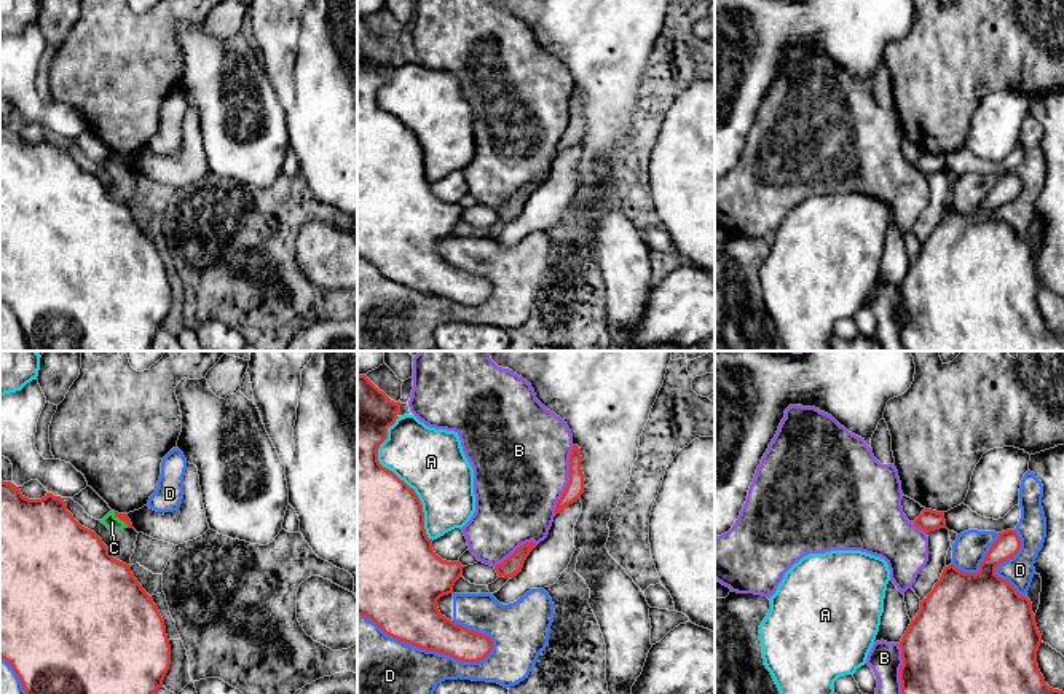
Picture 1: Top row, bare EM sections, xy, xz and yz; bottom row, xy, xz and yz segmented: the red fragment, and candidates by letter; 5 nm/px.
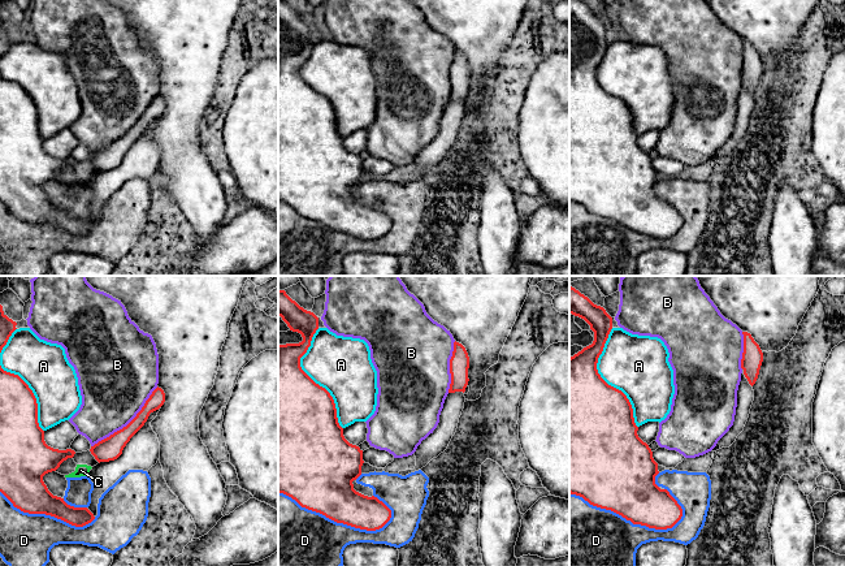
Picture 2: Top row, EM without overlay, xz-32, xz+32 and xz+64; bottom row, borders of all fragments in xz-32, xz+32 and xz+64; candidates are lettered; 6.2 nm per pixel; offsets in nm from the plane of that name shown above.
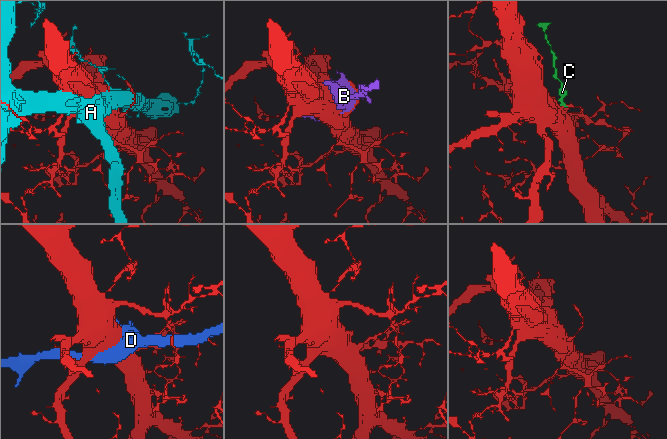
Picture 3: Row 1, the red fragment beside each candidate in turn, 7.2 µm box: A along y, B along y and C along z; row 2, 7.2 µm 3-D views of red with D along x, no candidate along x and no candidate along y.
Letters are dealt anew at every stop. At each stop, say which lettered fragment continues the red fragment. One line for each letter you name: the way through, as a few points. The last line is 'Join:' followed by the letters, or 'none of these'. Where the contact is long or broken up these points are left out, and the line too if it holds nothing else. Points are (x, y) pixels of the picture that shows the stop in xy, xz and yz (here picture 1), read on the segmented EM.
Join: none of these

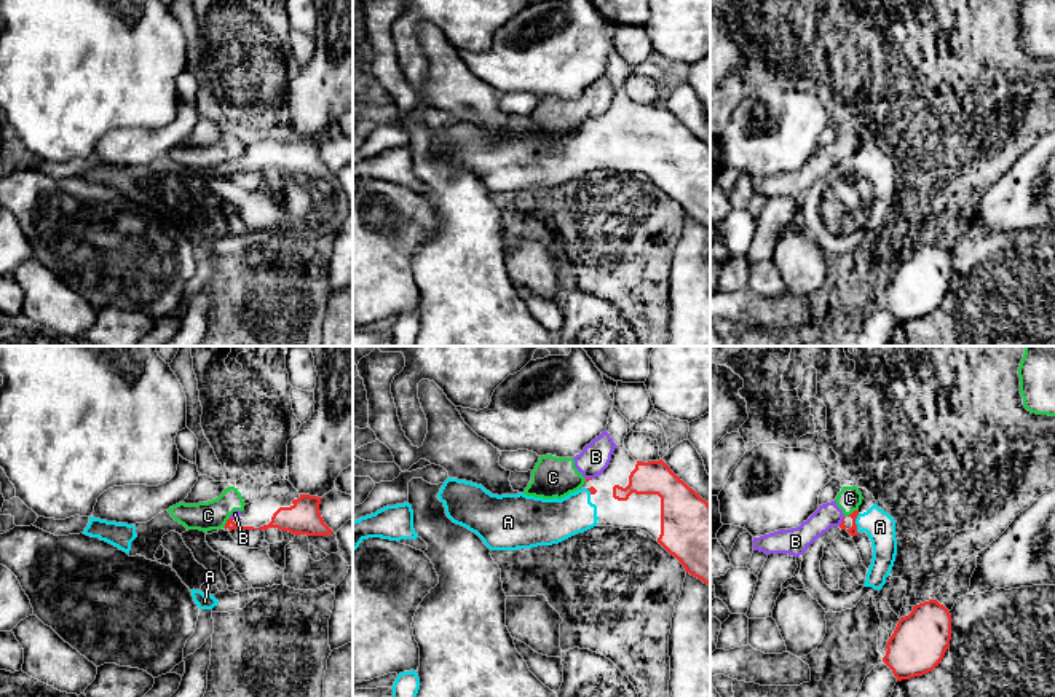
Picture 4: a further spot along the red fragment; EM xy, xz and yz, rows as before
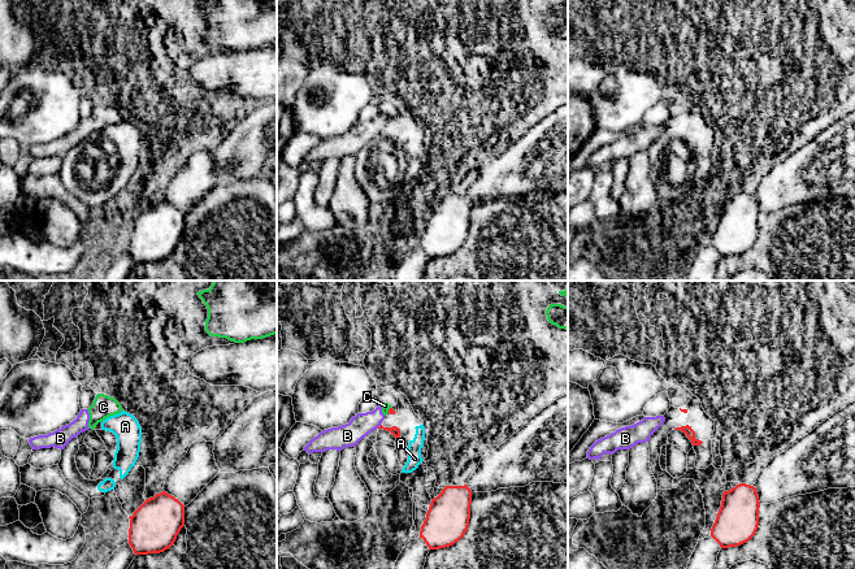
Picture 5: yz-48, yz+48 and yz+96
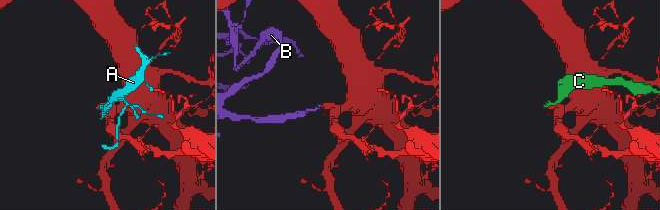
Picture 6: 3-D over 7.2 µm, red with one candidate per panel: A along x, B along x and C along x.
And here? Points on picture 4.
A: way yz (853, 530), (854, 523), (877, 523), (880, 527)
Join: A

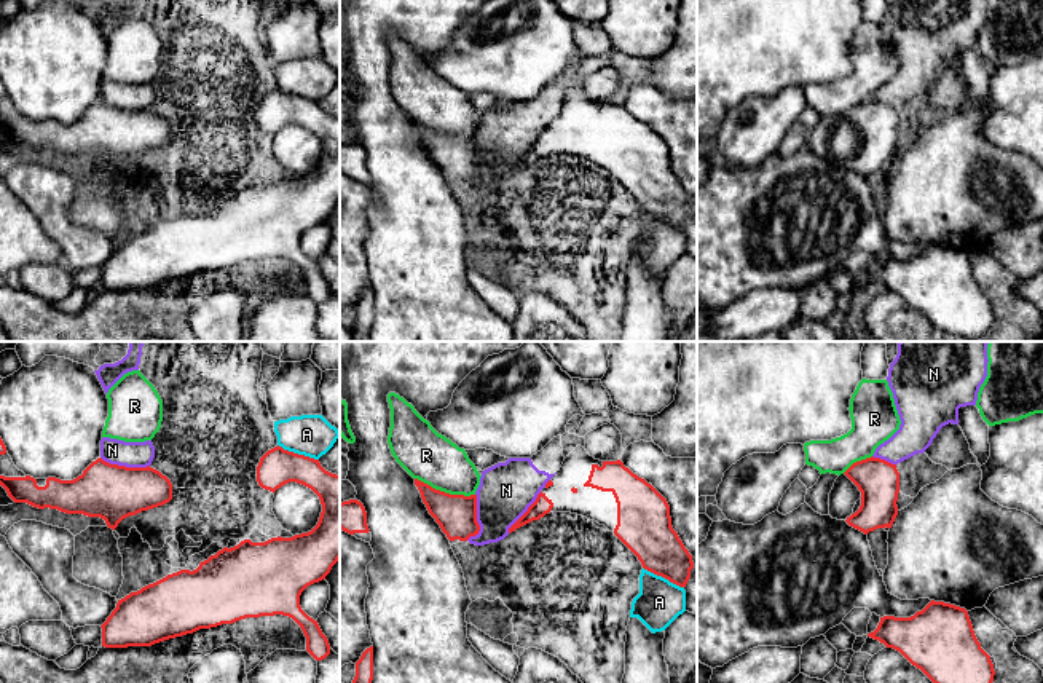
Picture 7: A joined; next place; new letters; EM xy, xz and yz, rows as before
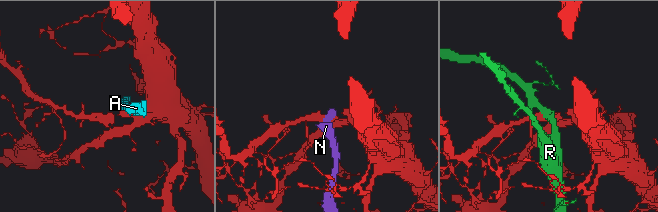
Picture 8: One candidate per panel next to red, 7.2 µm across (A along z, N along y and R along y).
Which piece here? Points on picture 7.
Join: none of these

